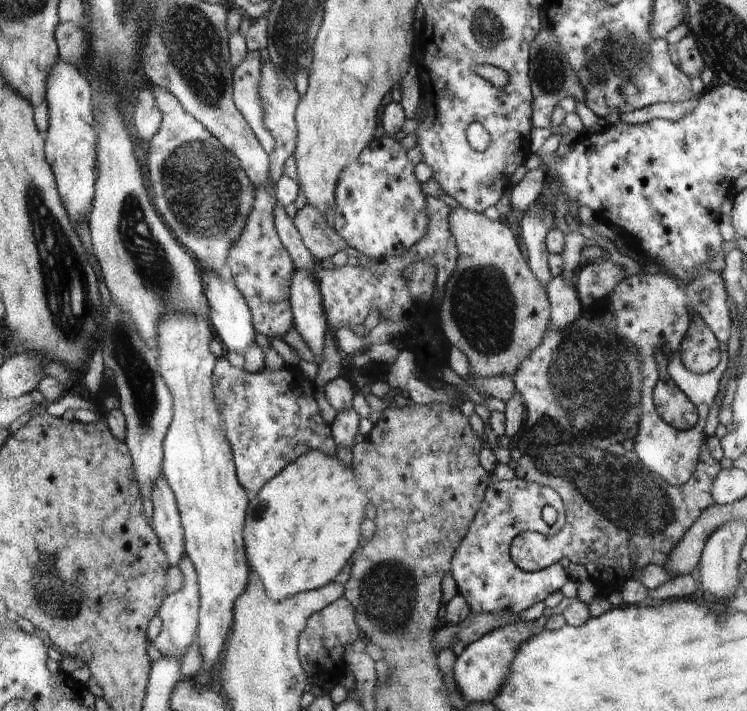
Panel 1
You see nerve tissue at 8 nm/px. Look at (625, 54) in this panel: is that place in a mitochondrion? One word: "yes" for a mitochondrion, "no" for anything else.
yes

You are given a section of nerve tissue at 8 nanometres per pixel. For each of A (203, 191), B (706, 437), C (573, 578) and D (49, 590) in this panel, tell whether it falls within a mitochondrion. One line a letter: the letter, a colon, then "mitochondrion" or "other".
A: mitochondrion
B: other
C: other
D: mitochondrion

